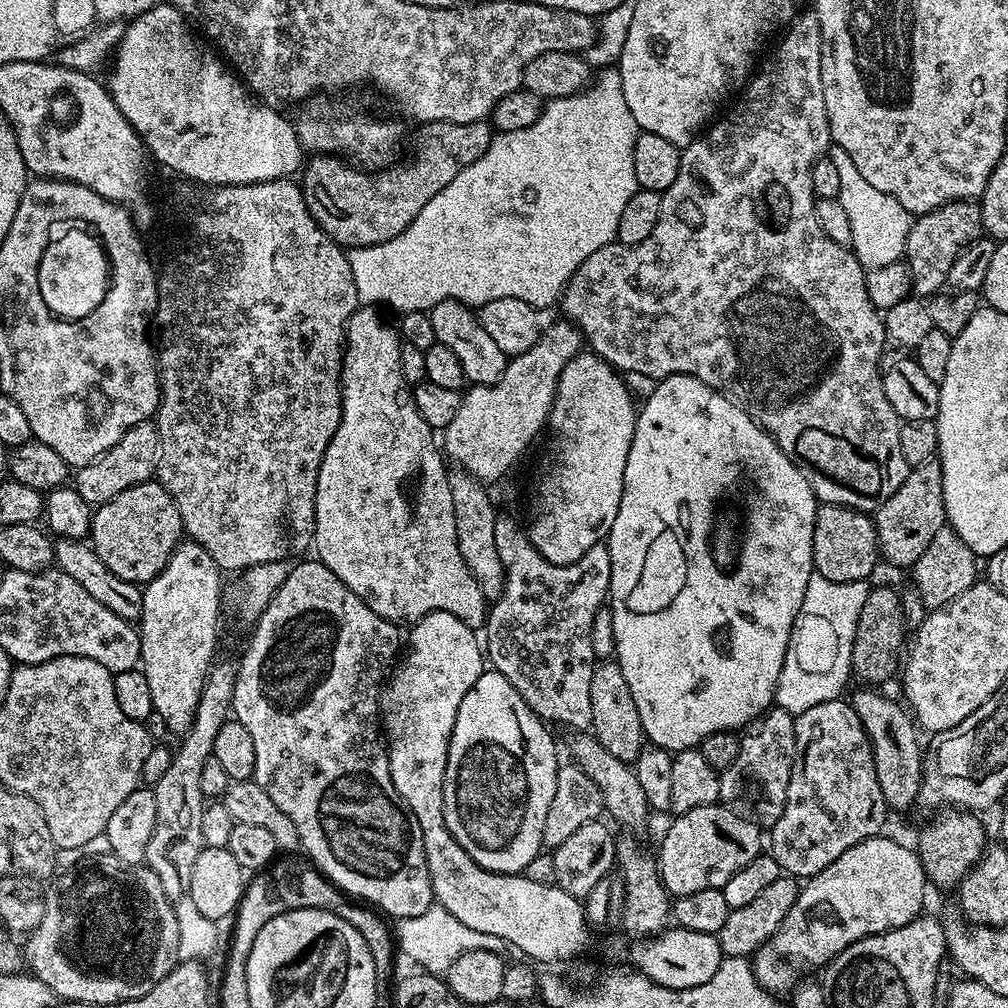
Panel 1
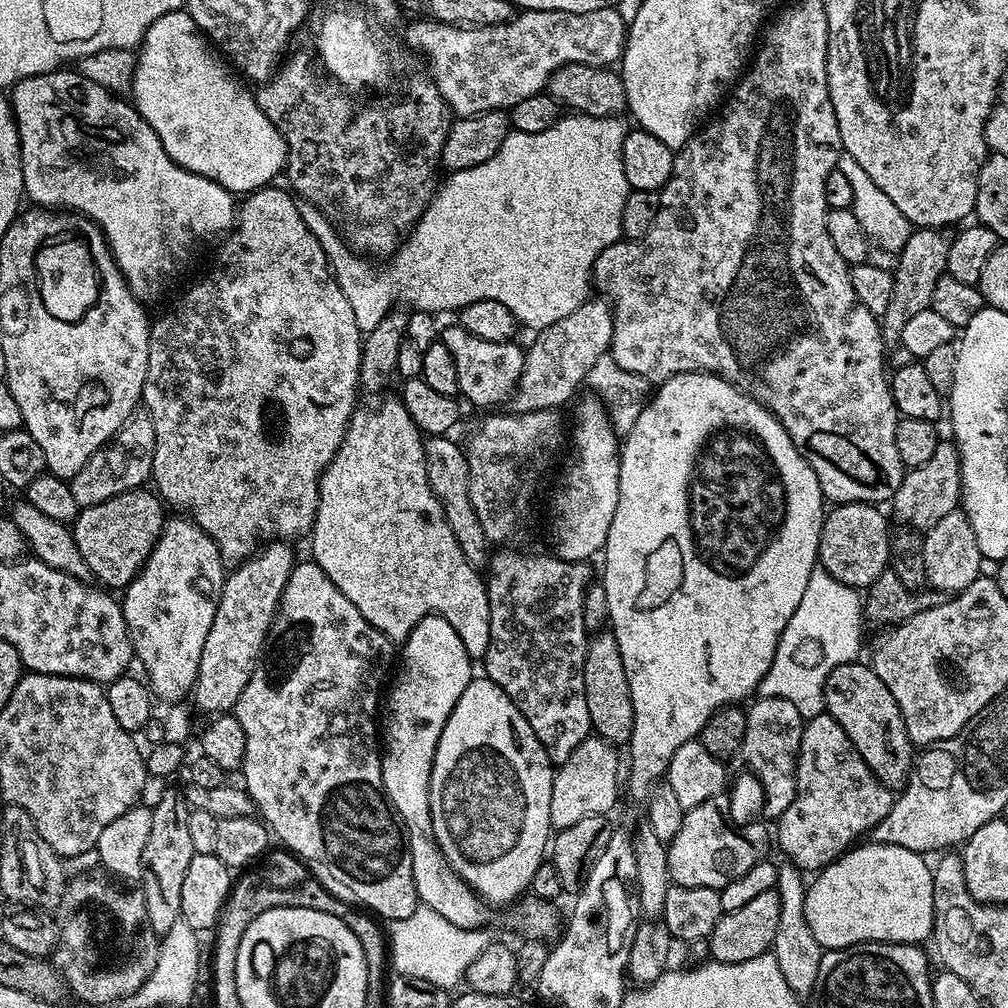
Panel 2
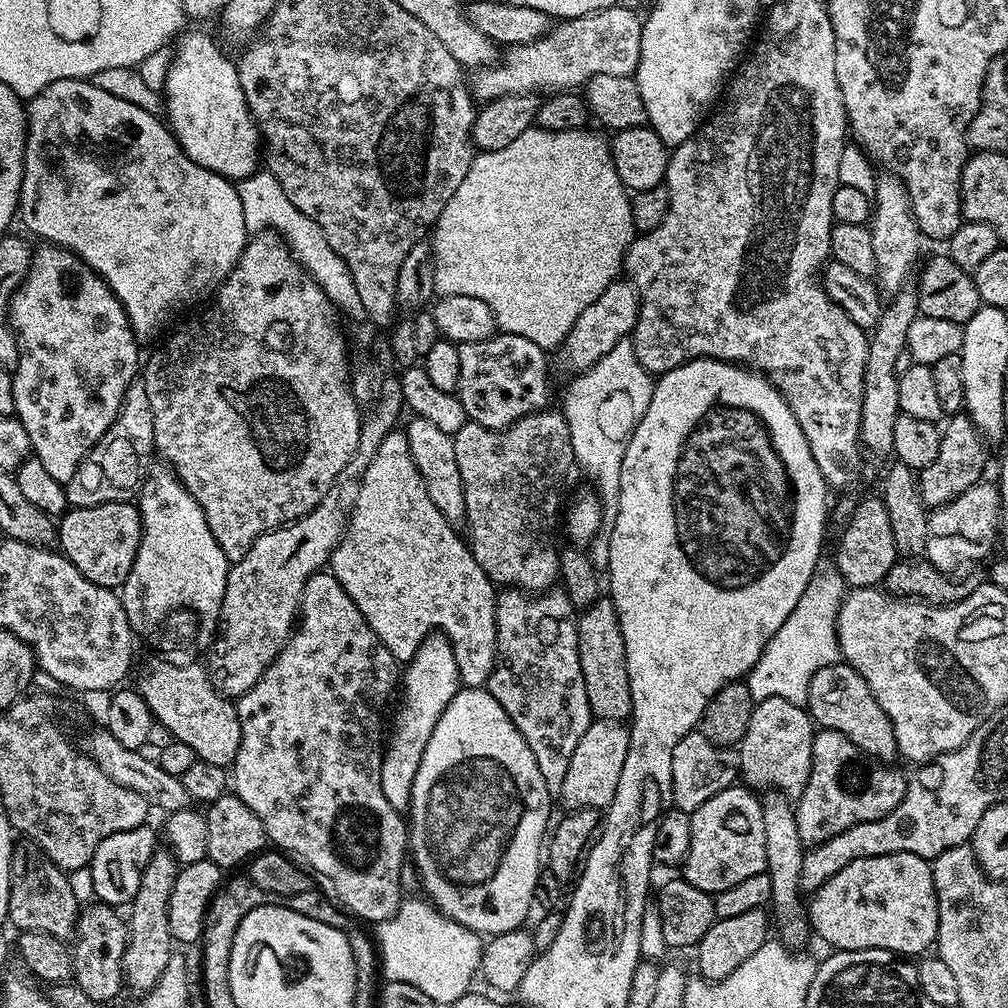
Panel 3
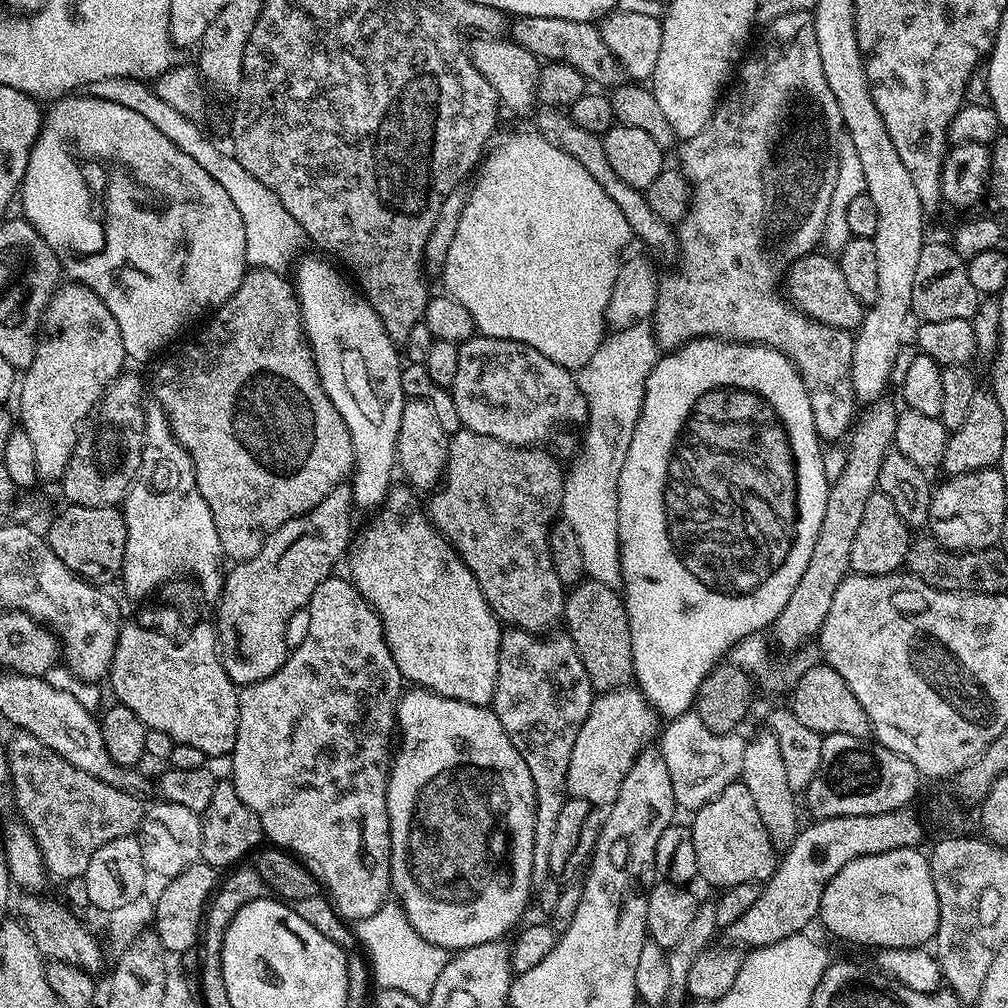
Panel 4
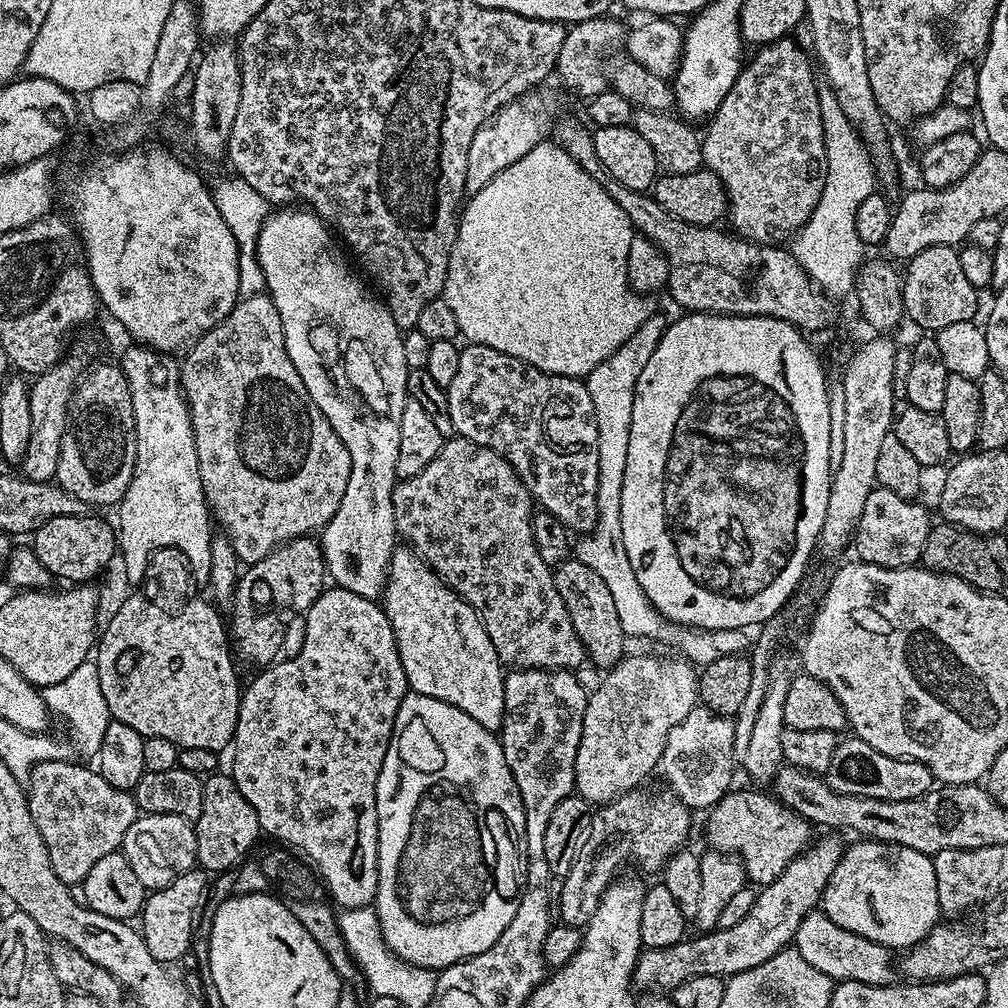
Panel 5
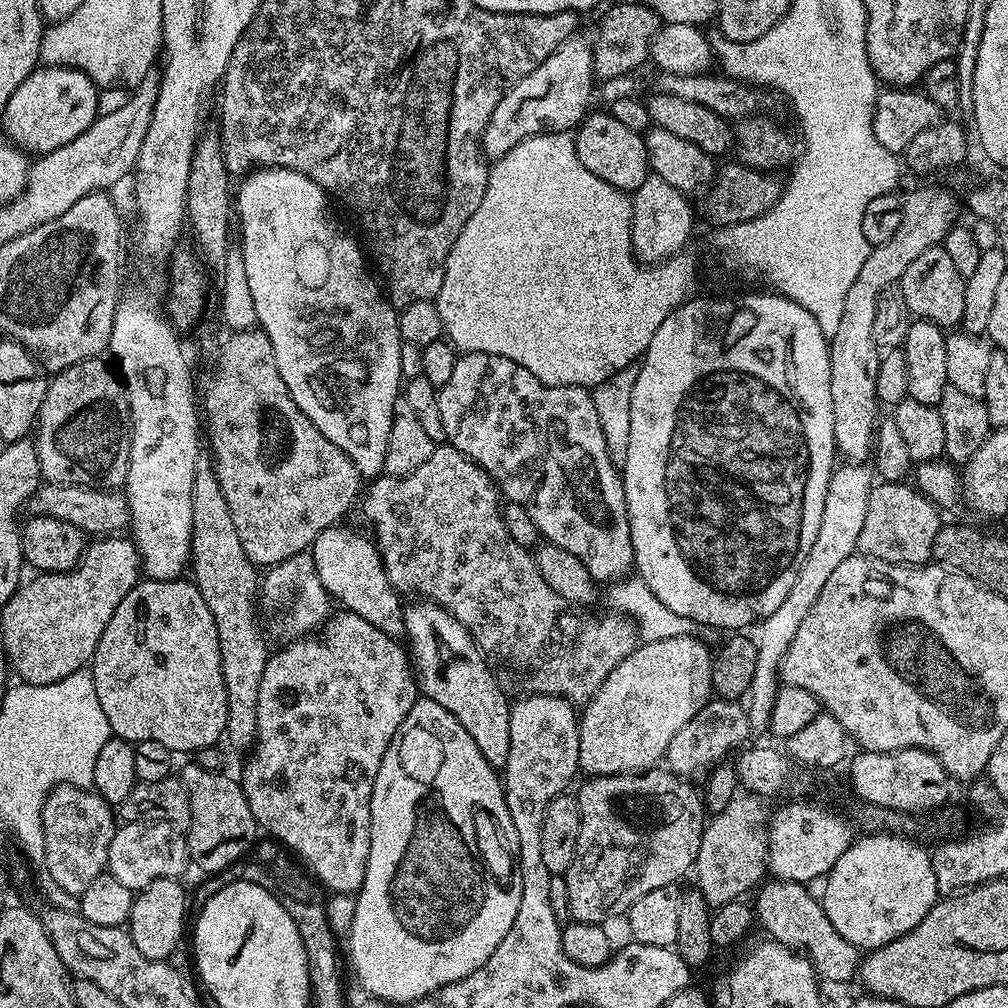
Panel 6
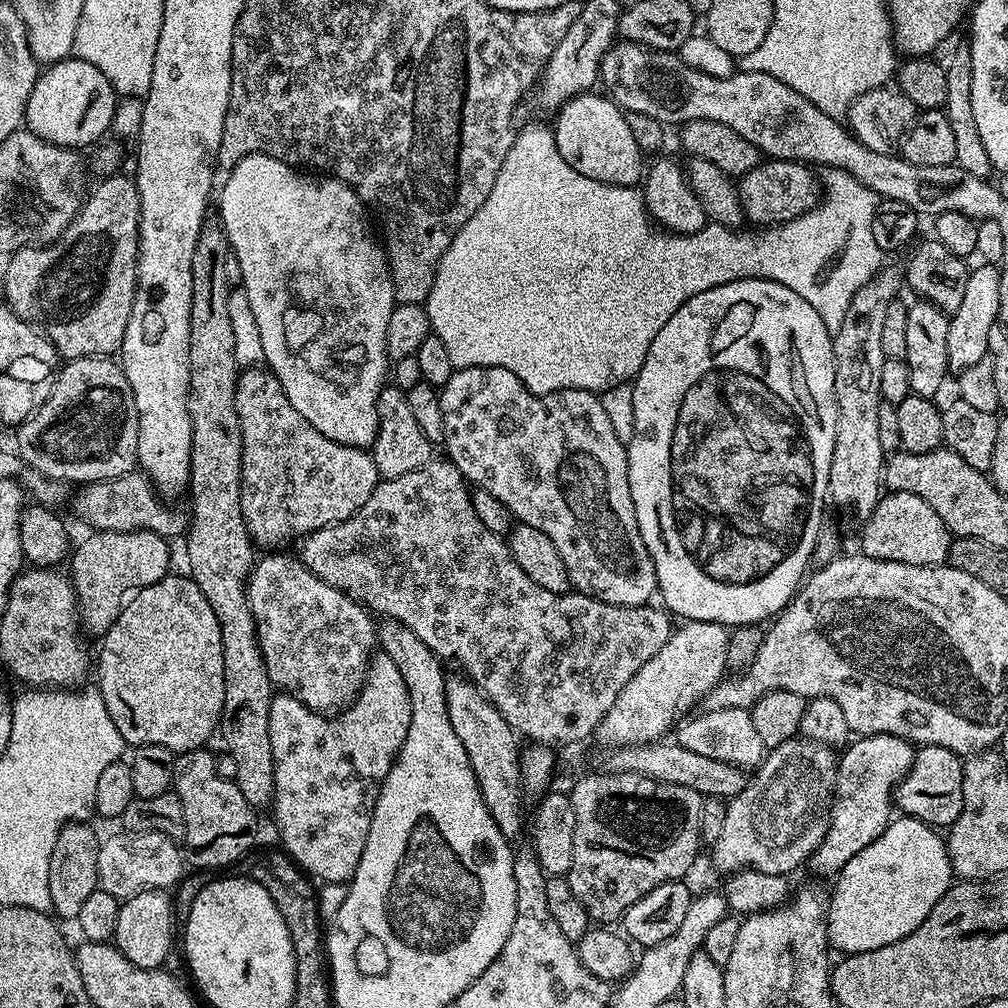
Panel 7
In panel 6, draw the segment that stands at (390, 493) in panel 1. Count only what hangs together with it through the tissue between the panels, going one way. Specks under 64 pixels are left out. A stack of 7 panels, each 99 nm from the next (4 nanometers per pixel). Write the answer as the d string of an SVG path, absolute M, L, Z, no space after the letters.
M416 602L413 608L404 608L404 636L406 637L406 648L410 653L411 663L414 665L415 675L418 677L418 688L427 699L438 702L474 738L478 745L478 750L482 750L482 756L486 762L494 769L503 769L506 758L510 755L510 699L509 693L505 691L496 673L492 671L484 653L474 642L474 638L468 632L468 628L462 626L460 622L446 609L437 606L432 602Z

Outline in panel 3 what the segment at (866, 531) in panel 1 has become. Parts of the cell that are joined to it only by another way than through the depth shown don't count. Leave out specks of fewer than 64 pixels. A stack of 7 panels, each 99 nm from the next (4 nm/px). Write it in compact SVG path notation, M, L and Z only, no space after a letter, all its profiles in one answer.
M883 499L860 500L852 515L843 525L844 533L836 544L834 565L842 574L845 585L852 588L877 587L898 559L894 546L894 533L890 530L890 514L886 514Z

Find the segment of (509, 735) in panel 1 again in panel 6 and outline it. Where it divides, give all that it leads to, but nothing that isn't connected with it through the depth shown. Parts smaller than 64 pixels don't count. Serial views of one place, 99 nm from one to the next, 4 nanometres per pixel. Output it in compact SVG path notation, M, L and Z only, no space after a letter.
M418 698L406 714L398 734L390 742L386 754L382 758L382 766L378 770L378 778L374 782L374 790L370 798L370 858L366 862L366 878L360 891L355 893L356 909L352 915L352 925L346 933L346 964L356 975L360 983L361 993L381 1002L389 1000L392 1004L412 1005L415 1000L422 1000L439 993L447 984L466 978L466 974L474 974L490 954L506 938L510 926L514 926L514 914L518 914L518 902L522 902L522 894L514 890L518 880L518 834L514 834L514 822L510 819L510 810L506 806L502 776L497 769L486 762L482 750L478 750L474 738L466 734L462 722L450 714L438 702L427 698Z

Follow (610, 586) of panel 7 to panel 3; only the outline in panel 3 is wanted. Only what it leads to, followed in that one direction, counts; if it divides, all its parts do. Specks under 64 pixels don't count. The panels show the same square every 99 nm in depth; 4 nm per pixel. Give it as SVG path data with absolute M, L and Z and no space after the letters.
M505 332L482 342L470 342L458 347L458 363L463 366L455 393L460 397L469 421L487 428L508 428L532 412L543 412L548 404L548 360L545 349L539 348L530 338Z

